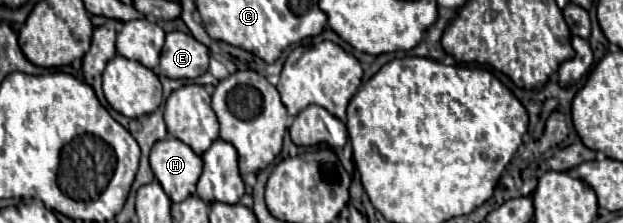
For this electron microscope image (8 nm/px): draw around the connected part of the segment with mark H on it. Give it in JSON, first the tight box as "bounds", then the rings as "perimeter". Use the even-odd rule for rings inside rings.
{"bounds":[150,137,202,203],"perimeter":[[[174,137],[158,141],[150,153],[150,165],[154,177],[174,203],[194,195],[202,173],[202,157],[196,155],[186,143]]]}

